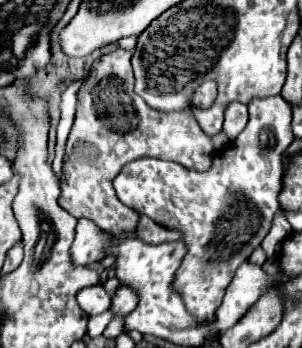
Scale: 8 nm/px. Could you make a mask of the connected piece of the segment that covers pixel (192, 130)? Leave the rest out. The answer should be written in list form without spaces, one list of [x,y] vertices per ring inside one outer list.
[[[114,50],[110,54],[104,54],[100,60],[92,64],[92,70],[88,78],[84,80],[82,88],[78,90],[78,108],[76,108],[76,120],[72,126],[72,132],[68,136],[66,144],[66,156],[64,156],[64,184],[60,184],[62,194],[58,196],[58,204],[72,214],[74,218],[88,218],[96,222],[100,228],[108,232],[134,232],[140,214],[128,206],[124,206],[116,190],[112,186],[112,180],[120,174],[120,170],[130,162],[138,158],[160,158],[160,160],[170,160],[178,162],[188,170],[198,170],[206,172],[212,166],[214,158],[214,146],[210,136],[206,136],[194,118],[194,114],[188,110],[182,112],[158,112],[150,108],[140,96],[134,92],[134,74],[132,74],[132,64],[130,64],[132,52],[130,50]]]

